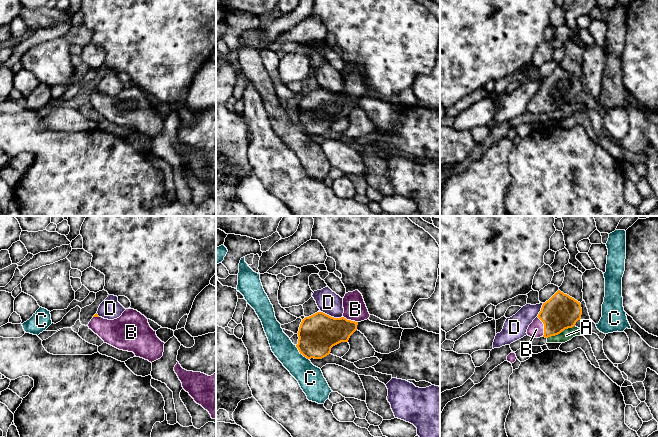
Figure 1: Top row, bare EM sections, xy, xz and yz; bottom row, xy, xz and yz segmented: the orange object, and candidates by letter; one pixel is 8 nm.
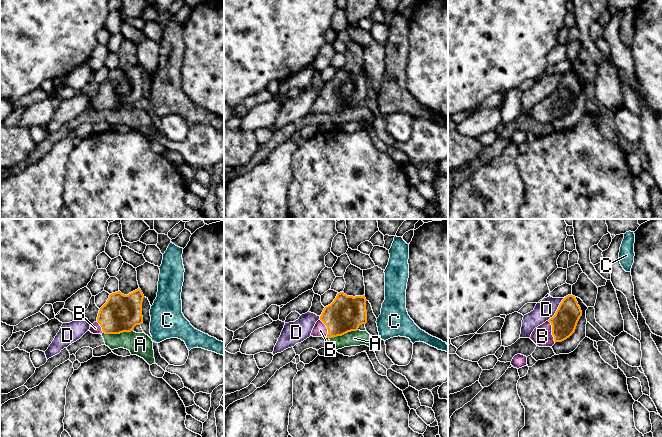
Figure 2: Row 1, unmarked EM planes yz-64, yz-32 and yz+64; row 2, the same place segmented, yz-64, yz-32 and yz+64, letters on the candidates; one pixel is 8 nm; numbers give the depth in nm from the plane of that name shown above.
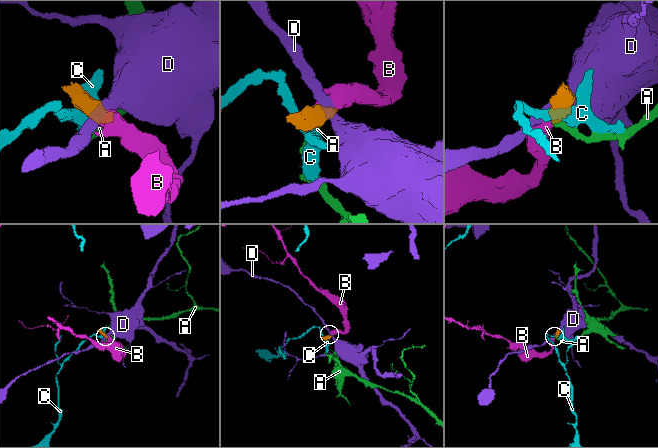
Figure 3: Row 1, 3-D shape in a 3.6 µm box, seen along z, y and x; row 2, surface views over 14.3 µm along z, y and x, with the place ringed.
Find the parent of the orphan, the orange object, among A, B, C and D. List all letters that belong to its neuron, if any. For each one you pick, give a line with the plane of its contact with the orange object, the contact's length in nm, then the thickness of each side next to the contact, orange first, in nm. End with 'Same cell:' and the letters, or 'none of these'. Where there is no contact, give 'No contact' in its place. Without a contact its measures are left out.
B: Touches orange in yz. Shared border 180 nm. Thickness 280 nm (orange) against 130 nm
Same cell: B

